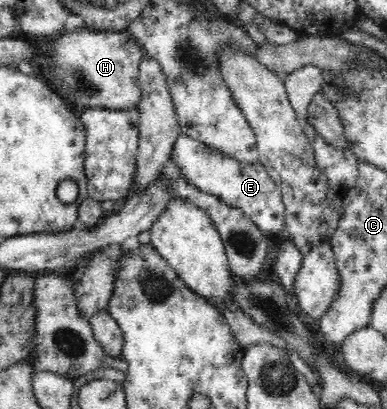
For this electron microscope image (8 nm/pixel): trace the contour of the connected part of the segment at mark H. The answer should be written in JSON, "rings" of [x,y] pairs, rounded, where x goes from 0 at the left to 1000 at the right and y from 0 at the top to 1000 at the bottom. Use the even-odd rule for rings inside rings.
{"rings":[[[152,71],[142,76],[121,100],[121,130],[116,130],[116,164],[127,169],[127,188],[119,191],[134,215],[163,240],[183,276],[204,284],[225,267],[258,264],[331,264],[362,247],[362,208],[357,159],[375,134],[370,112],[336,81],[297,81],[284,73],[235,71]]]}

